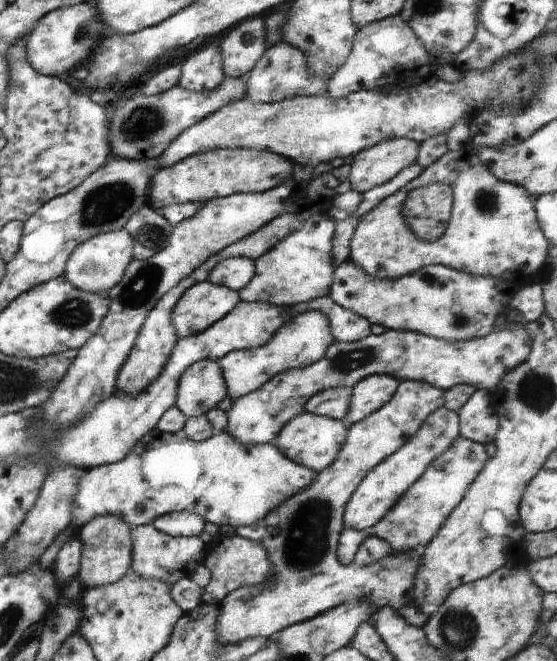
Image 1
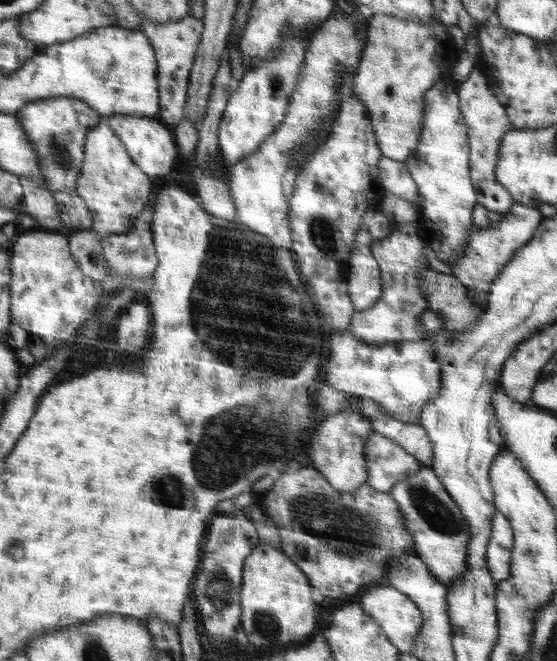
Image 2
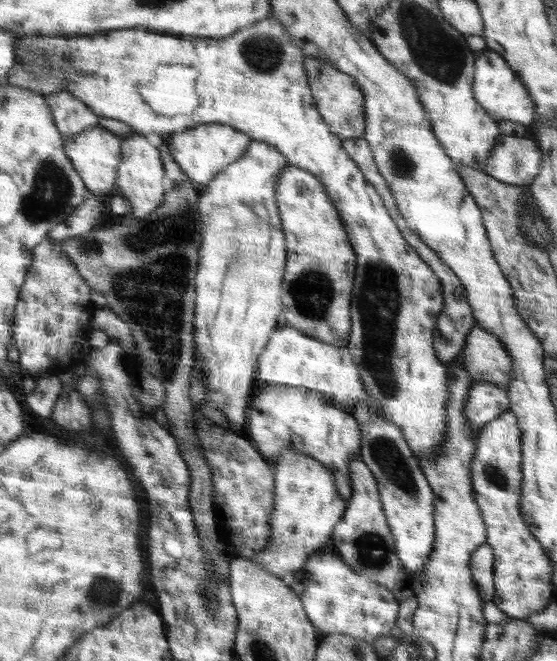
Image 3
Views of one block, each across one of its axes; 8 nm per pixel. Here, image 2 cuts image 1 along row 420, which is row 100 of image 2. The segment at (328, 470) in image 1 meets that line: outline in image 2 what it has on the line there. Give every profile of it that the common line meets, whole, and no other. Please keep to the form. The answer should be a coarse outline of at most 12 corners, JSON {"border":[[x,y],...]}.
{"border":[[368,17],[353,92],[380,153],[418,150],[447,27]]}

